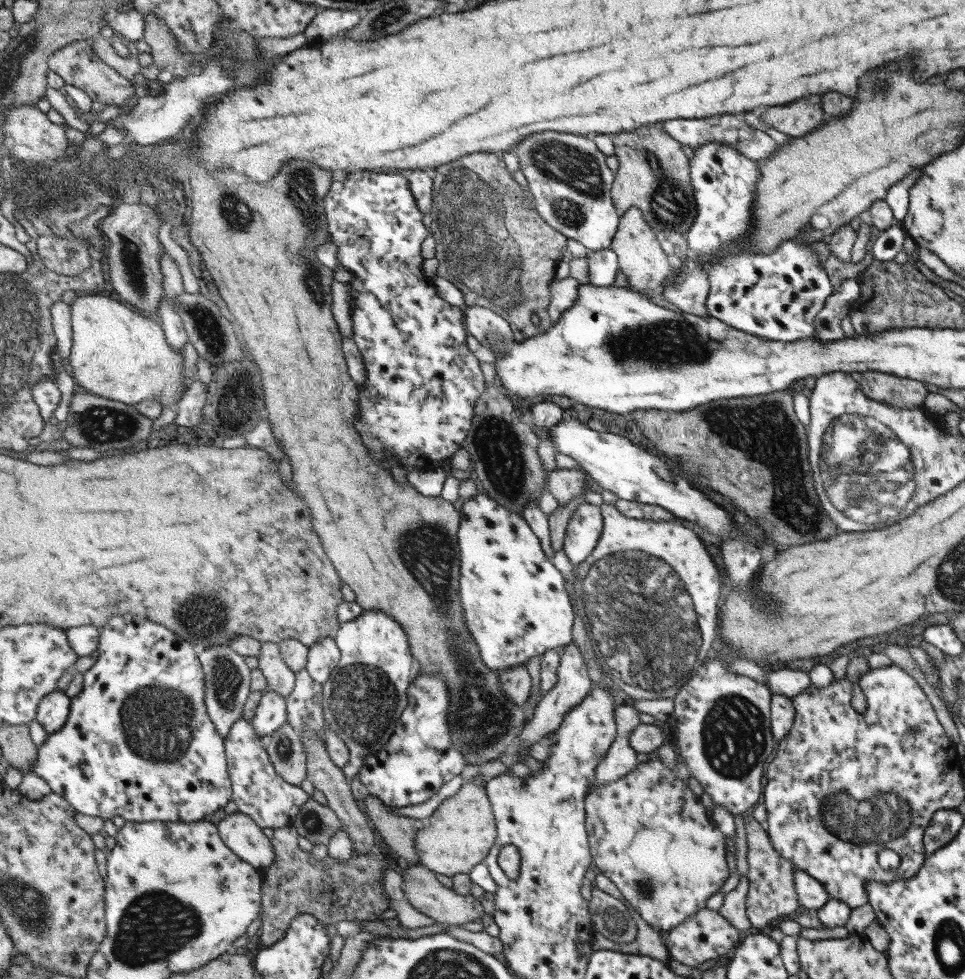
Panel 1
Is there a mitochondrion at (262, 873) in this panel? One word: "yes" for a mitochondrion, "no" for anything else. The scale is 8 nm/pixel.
no

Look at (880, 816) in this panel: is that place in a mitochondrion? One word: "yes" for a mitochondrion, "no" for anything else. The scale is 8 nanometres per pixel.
yes

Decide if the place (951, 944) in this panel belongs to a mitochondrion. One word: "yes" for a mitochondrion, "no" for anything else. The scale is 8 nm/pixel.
yes

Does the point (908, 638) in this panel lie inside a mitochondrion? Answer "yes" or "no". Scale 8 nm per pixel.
no

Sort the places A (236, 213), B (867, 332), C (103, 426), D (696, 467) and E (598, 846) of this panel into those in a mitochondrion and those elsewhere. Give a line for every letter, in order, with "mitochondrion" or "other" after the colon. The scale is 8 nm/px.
A: mitochondrion
B: other
C: mitochondrion
D: mitochondrion
E: other

